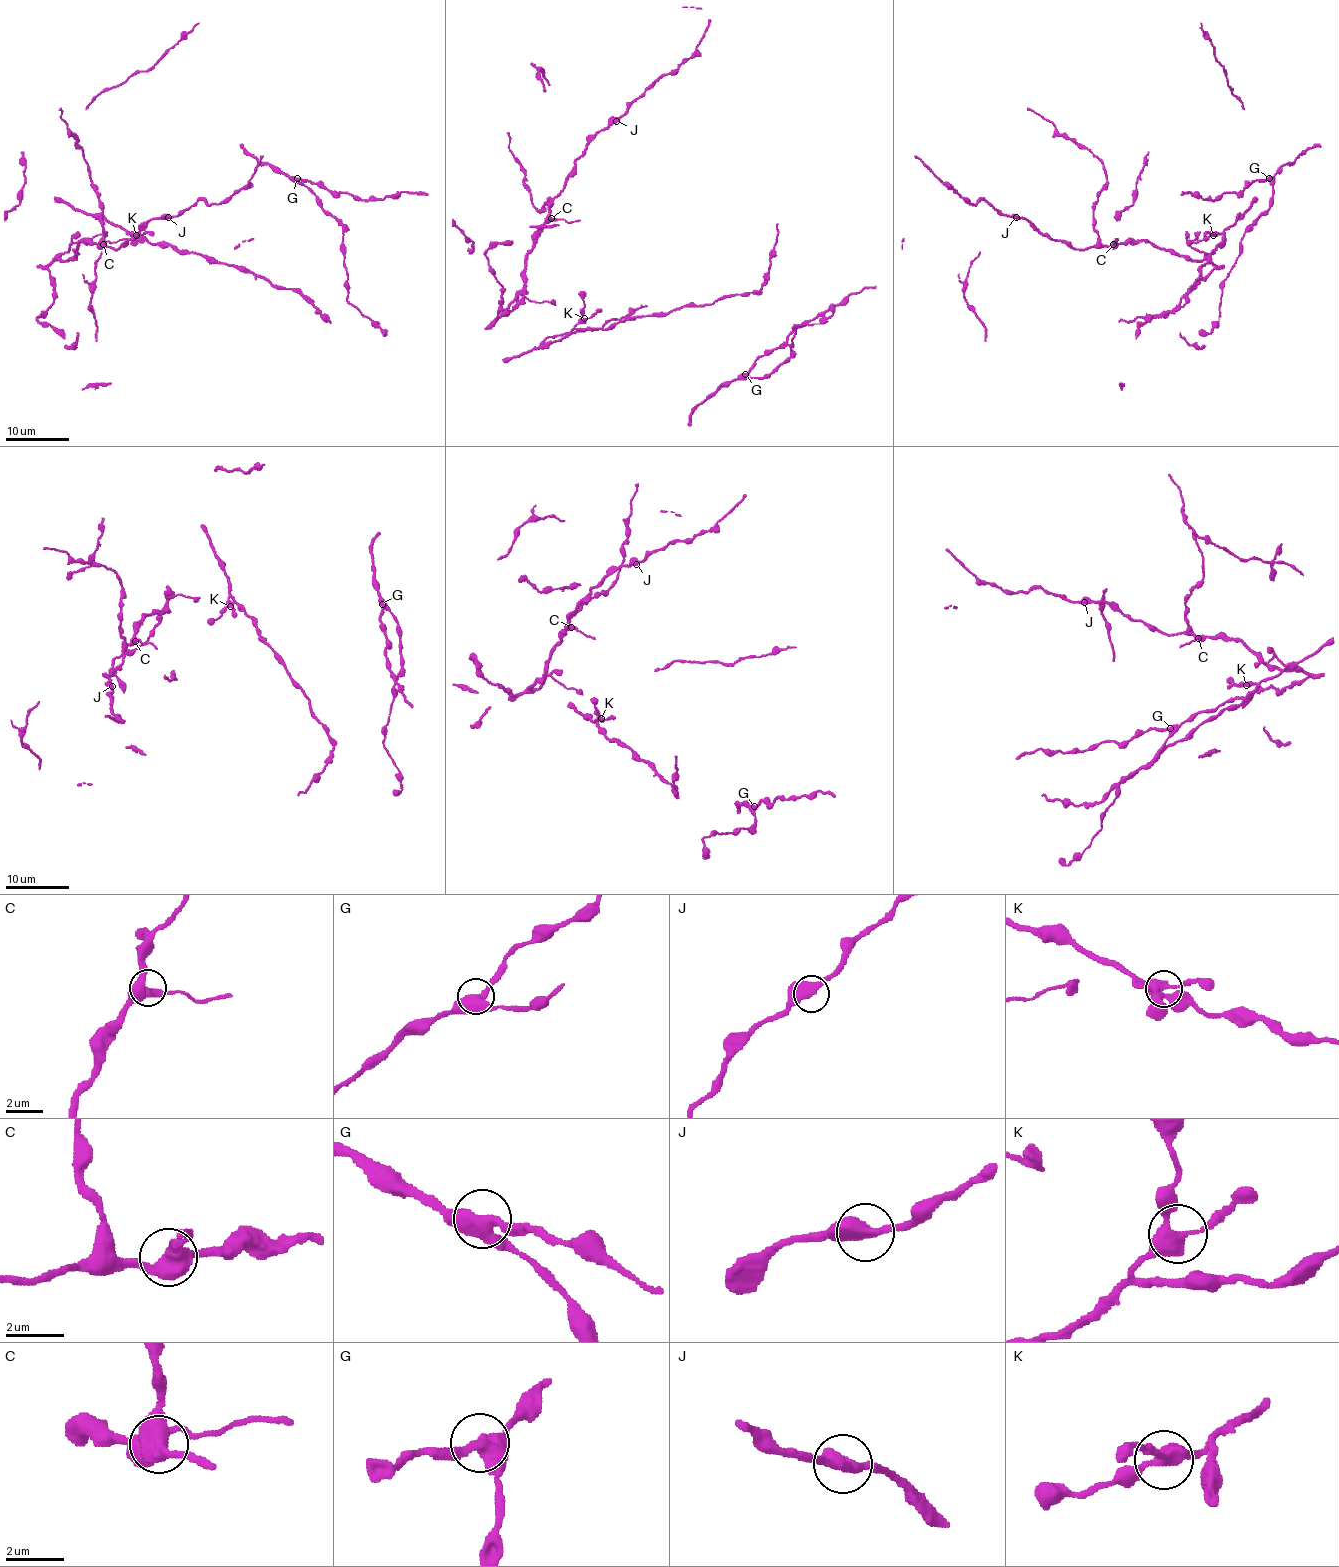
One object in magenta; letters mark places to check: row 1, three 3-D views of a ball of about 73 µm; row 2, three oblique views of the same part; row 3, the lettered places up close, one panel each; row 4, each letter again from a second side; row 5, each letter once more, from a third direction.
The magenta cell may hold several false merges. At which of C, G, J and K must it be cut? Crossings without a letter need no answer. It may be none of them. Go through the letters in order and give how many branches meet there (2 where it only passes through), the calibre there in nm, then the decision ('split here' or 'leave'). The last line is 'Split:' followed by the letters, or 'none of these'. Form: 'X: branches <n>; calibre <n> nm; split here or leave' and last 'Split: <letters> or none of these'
C: branches 4; calibre 420 nm; leave
G: branches 3; calibre 440 nm; leave
J: branches 3; calibre 400 nm; leave
K: branches 3; calibre 360 nm; leave
Split: none of these

